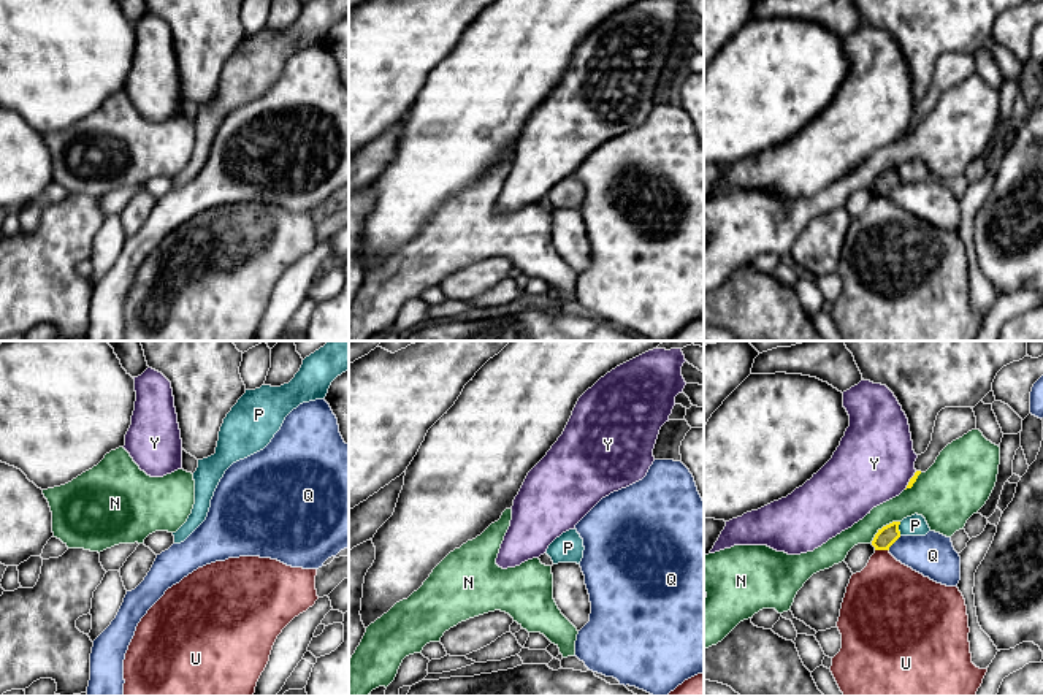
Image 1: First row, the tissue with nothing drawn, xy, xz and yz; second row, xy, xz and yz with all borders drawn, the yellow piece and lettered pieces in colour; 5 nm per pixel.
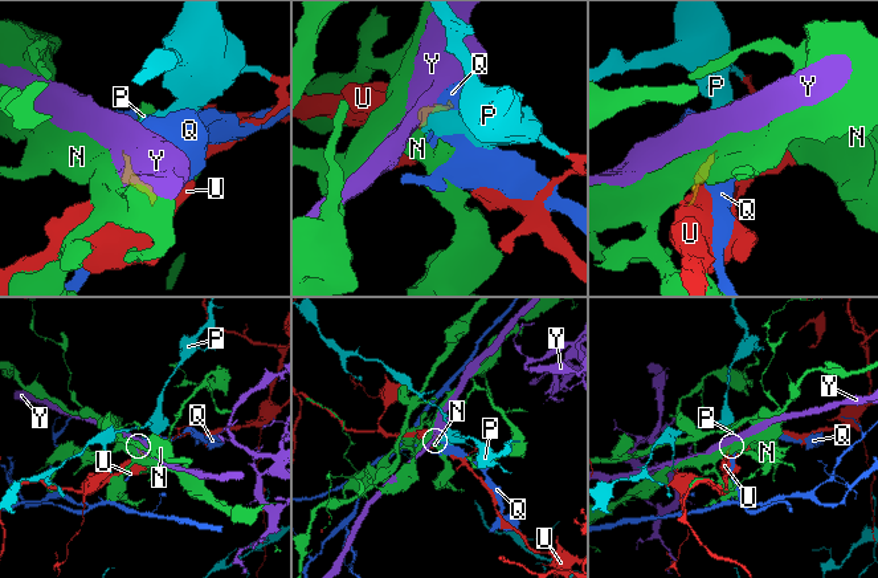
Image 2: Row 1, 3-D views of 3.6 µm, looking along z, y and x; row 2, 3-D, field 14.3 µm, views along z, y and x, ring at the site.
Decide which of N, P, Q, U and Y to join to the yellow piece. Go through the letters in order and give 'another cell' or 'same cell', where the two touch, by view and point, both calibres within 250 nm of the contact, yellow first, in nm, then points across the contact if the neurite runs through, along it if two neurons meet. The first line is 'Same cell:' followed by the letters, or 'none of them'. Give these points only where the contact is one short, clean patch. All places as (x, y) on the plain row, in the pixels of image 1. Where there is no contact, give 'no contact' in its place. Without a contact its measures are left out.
Same cell: none of them
N: another cell; contact yz (883, 172); calibres 100 and 170 nm; border yz (899, 165), (886, 168), (871, 187)
P: another cell; contact yz (897, 173); calibres 100 and 110 nm; border yz (901, 167), (899, 179)
Q: another cell; contact yz (894, 186); calibres 100 and 220 nm
U: another cell; contact yz (882, 194); calibres 100 and 380 nm; border yz (875, 194), (888, 195)
Y: another cell; contact yz (910, 126); calibres 30 and 400 nm; border yz (916, 116), (904, 133)

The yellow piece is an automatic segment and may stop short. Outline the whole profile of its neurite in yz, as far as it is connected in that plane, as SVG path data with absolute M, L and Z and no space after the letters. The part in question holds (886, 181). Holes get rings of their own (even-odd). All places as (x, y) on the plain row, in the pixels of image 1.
M892 166L878 174L872 185L875 195L889 195L889 192L900 182L899 170L900 166Z

